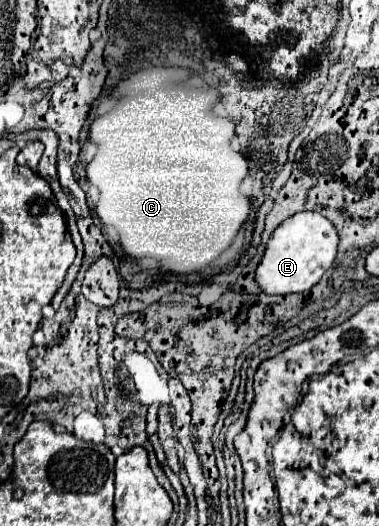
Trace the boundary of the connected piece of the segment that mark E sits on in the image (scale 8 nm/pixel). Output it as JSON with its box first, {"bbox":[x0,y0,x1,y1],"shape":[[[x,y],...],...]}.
{"bbox":[254,212,338,294],"shape":[[[296,212],[286,218],[270,236],[264,256],[256,268],[254,280],[266,294],[306,292],[332,266],[338,248],[336,228],[318,212]]]}

